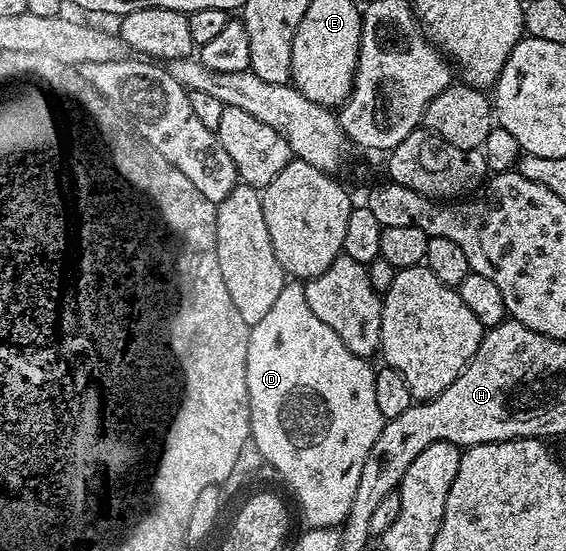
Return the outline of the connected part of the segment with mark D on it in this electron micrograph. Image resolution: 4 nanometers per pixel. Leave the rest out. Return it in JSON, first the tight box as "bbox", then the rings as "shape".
{"bbox":[246,283,384,529],"shape":[[[287,283],[268,315],[250,326],[246,360],[250,436],[254,437],[265,464],[290,484],[307,526],[316,529],[341,526],[352,507],[352,499],[356,499],[360,467],[364,467],[364,459],[372,451],[372,443],[376,443],[376,435],[380,435],[384,424],[380,407],[376,407],[376,369],[370,364],[367,358],[352,355],[340,335],[312,315],[302,283]]]}

